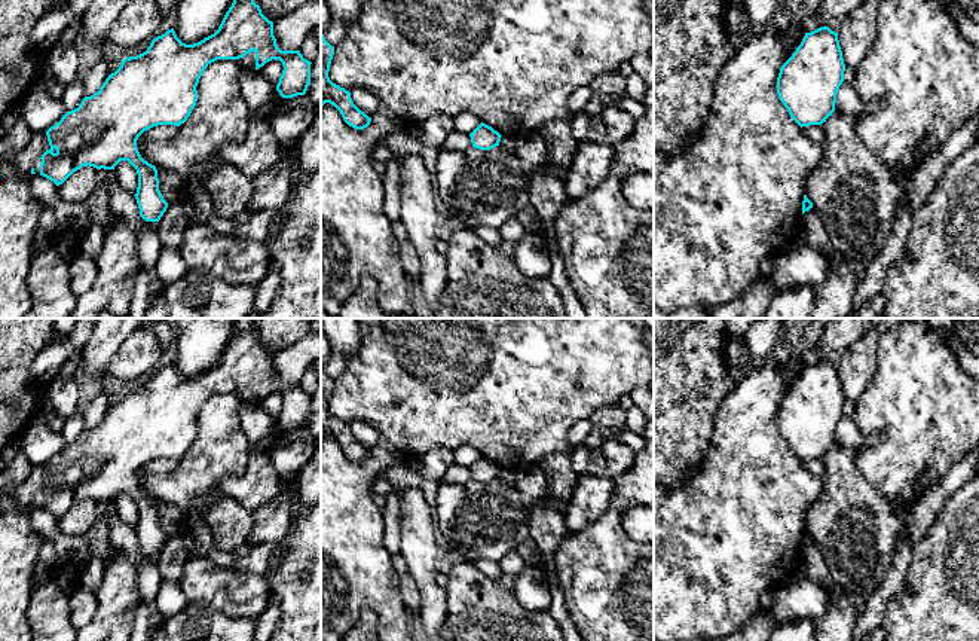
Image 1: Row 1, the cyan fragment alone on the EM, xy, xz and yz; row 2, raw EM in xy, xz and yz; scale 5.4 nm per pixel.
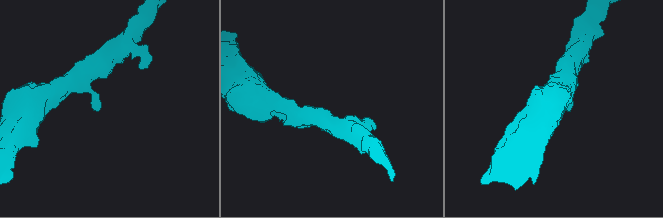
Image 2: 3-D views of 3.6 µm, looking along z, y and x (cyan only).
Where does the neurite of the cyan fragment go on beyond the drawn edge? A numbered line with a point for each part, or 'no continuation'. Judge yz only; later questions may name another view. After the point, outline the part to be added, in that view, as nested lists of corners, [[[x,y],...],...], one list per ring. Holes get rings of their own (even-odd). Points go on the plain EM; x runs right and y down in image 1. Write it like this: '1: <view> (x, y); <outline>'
no continuation

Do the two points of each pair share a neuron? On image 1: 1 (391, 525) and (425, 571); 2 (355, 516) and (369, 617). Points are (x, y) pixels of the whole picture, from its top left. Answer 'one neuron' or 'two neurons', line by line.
1: two neurons
2: two neurons

